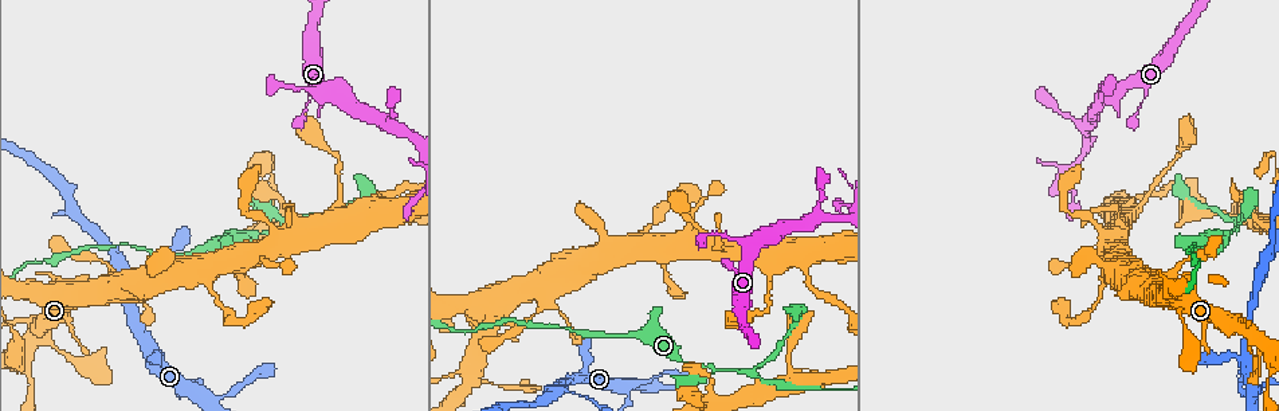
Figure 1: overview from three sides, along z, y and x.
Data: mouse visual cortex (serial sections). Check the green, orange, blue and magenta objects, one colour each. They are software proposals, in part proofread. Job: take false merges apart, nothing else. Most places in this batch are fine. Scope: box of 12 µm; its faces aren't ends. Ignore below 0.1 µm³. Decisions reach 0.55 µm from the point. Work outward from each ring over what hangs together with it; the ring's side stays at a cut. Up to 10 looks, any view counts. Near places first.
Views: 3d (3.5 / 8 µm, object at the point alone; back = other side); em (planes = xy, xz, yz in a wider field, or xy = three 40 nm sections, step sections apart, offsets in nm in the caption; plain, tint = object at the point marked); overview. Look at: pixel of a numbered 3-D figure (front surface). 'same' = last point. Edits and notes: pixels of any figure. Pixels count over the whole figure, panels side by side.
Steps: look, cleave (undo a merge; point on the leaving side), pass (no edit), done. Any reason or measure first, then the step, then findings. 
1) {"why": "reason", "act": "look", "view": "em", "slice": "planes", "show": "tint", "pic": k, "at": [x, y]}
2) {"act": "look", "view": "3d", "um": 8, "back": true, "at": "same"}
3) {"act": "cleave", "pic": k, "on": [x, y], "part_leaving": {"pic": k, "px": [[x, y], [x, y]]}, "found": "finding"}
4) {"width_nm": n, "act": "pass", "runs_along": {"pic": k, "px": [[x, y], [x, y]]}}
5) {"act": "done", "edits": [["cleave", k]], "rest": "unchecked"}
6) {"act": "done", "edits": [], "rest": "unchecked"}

{"why": "three-way junction", "act": "look", "view": "3d", "um": 3.5, "pic": 1, "at": [1265, 387]}

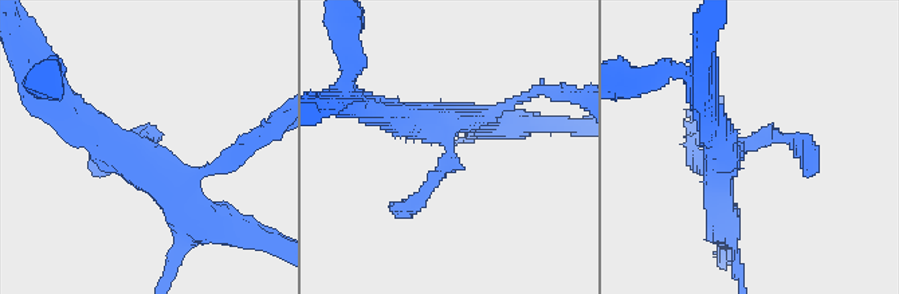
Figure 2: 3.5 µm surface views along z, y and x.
{"arms": 3, "arm_widths_nm": [200, 350, 400], "act": "look", "view": "em", "slice": "xy", "step": 3, "show": "tint", "pic": 2, "at": [451, 150]}

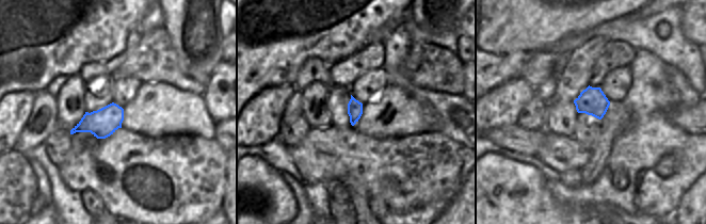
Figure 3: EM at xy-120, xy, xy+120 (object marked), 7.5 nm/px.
{"act": "pass", "found": "one cell here"}

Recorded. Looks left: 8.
{"why": "arms part here", "act": "look", "view": "3d", "um": 3.5, "pic": 1, "at": [754, 372]}

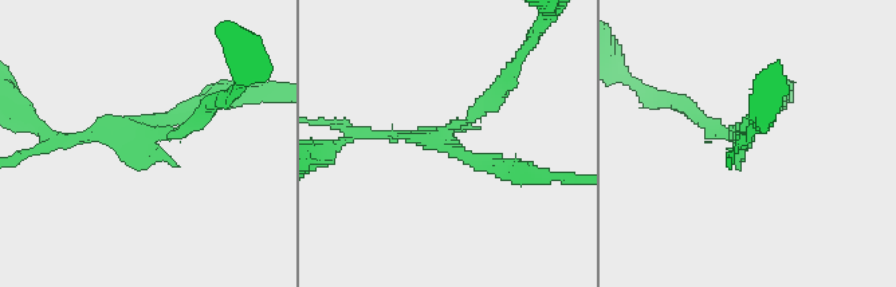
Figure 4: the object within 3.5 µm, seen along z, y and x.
{"why": "now the EM", "act": "look", "view": "em", "slice": "xy", "step": 5, "show": "tint", "pic": 4, "at": [136, 131]}

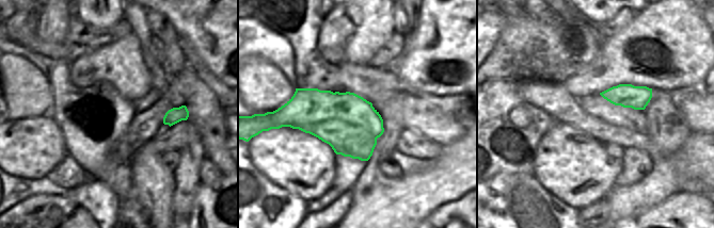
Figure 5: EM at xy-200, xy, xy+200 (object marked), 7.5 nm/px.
{"act": "look", "view": "em", "slice": "xy", "step": 3, "show": "tint", "at": "same"}

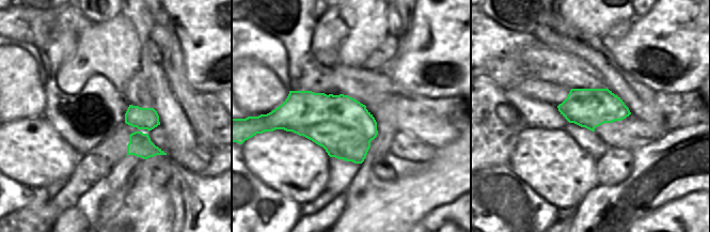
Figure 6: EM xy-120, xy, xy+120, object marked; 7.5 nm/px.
{"act": "pass", "runs_along": {"pic": 4, "px": [[353, 128], [439, 138], [506, 83]]}, "found": "one cell here"}

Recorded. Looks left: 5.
{"why": "two arms in line, one across", "act": "look", "view": "3d", "um": 8, "pic": 1, "at": [556, 390]}

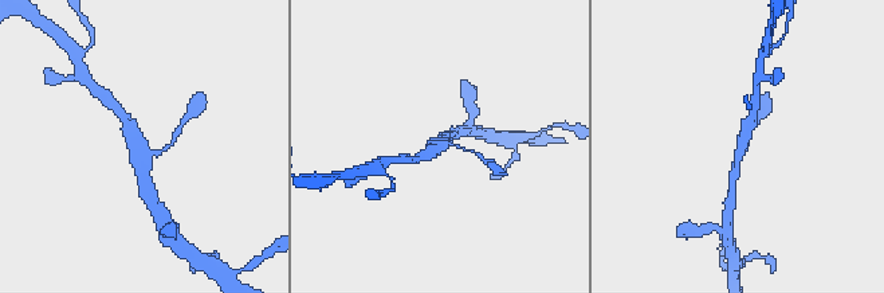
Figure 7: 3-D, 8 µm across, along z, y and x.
{"arms": 3, "arm_widths_nm": [100, 250, 400], "why": "shape alone is not enough", "act": "look", "view": "em", "slice": "xy", "step": 2, "show": "tint", "pic": 7, "at": [739, 152]}

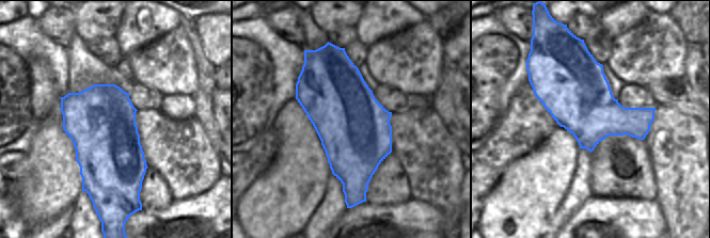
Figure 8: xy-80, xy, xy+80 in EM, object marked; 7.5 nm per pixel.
{"act": "pass", "runs_along": {"pic": 7, "px": [[148, 194], [140, 144], [126, 121]]}, "found": "continuous, no second cell"}

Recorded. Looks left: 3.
{"why": "narrows sharply", "act": "look", "view": "3d", "um": 3.5, "pic": 1, "at": [618, 333]}

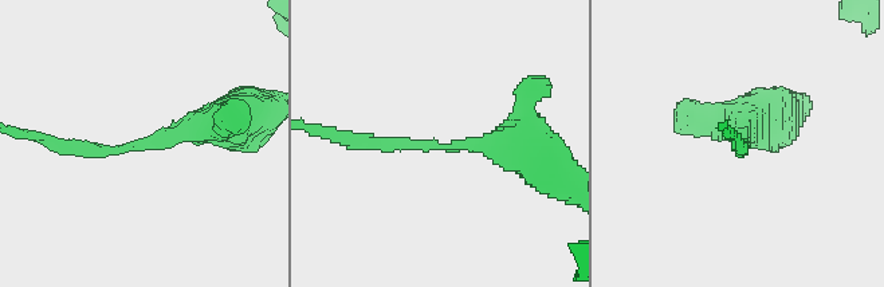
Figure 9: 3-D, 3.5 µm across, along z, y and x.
{"arm_widths_nm": [200, 400], "why": "need the tissue", "act": "look", "view": "em", "slice": "xy", "step": 3, "show": "tint", "pic": 9, "at": [441, 146]}

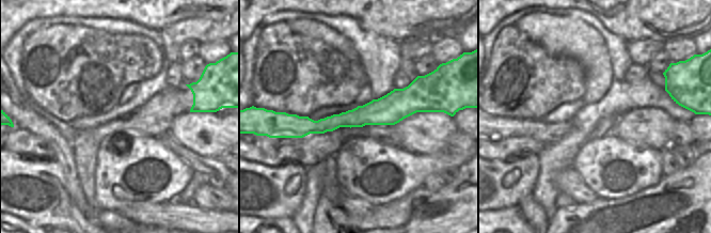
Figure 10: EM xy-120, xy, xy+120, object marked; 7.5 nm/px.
{"why": "another direction", "act": "look", "view": "em", "slice": "planes", "show": "tint", "at": "same"}

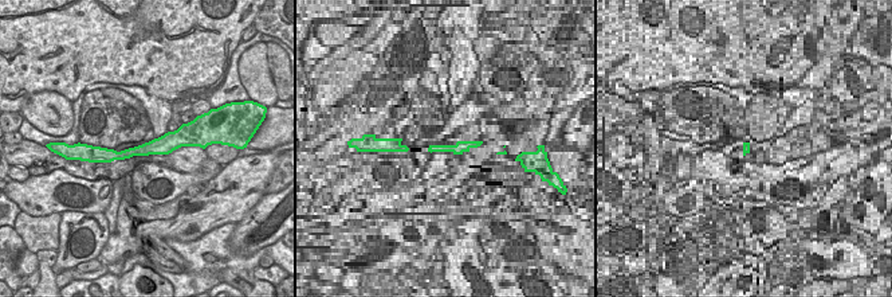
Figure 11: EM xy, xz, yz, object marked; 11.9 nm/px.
{"width_nm": 240, "act": "pass", "runs_along": {"pic": 11, "px": [[187, 139], [124, 155], [102, 152]]}, "found": "continuous, no second cell"}

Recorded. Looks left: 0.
{"act": "done", "edits": [], "rest": "unchecked"}

